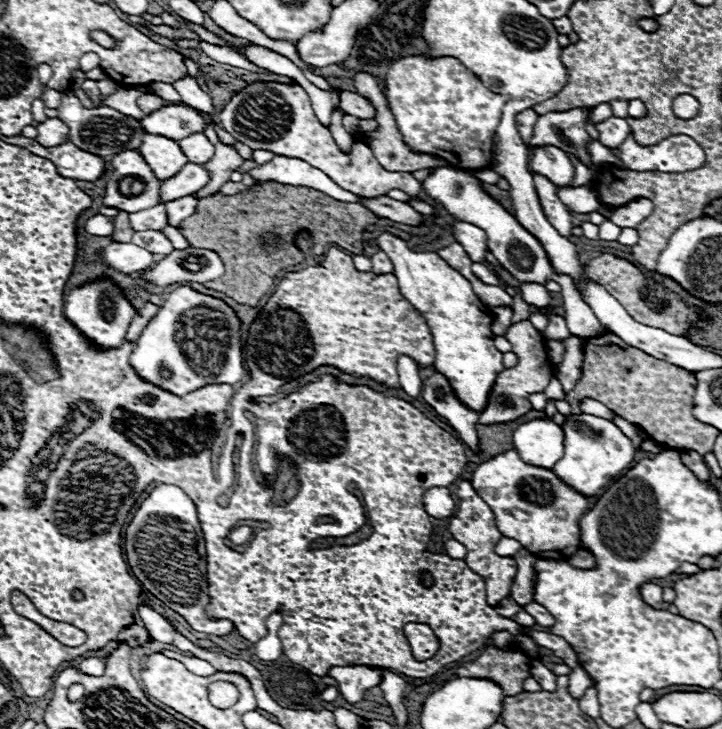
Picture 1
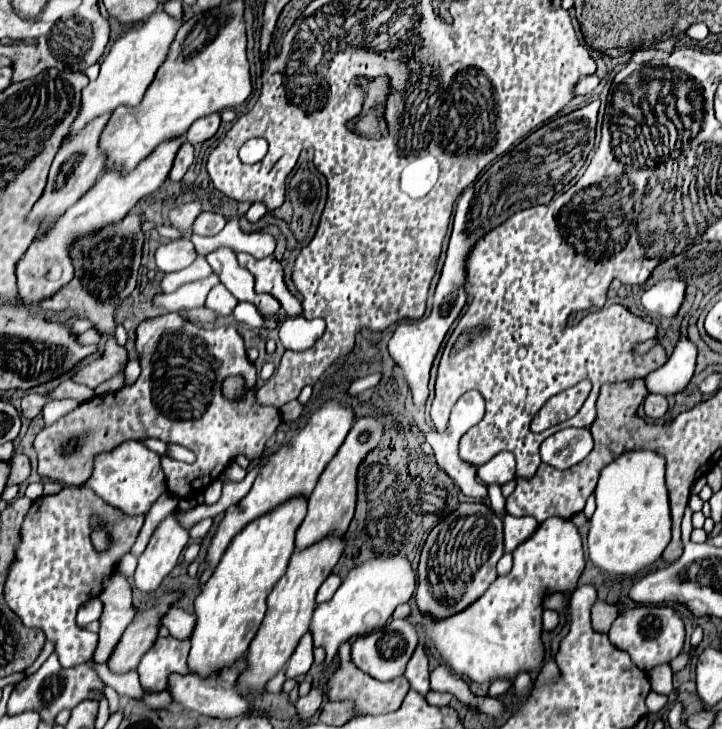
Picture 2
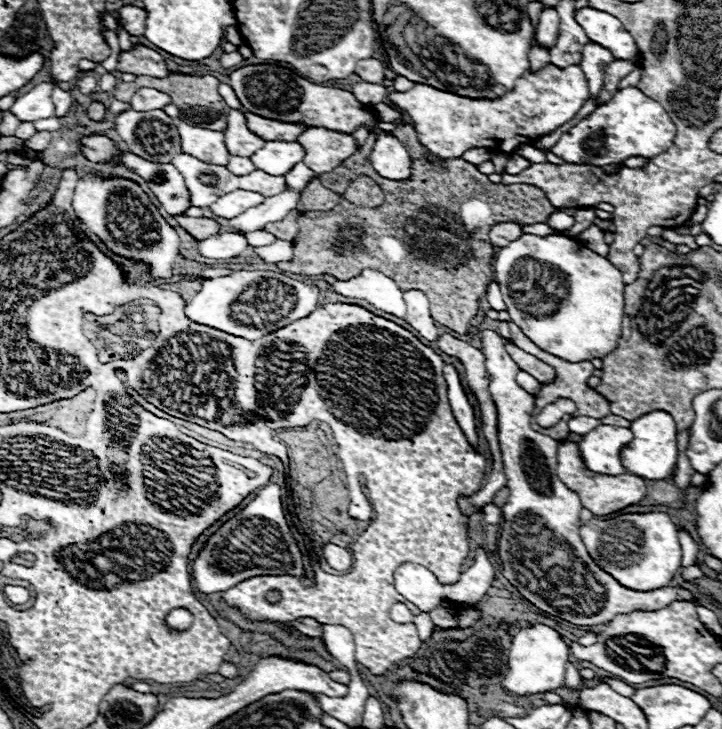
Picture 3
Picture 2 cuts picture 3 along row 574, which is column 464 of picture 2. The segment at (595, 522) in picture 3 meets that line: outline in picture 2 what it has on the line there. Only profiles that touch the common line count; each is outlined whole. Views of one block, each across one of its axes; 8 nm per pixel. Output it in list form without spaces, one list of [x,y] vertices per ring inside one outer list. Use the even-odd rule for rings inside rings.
[[[550,518],[514,550],[514,566],[508,574],[498,576],[486,594],[466,612],[430,624],[422,616],[422,628],[432,638],[442,658],[456,674],[468,676],[470,682],[484,684],[500,678],[516,678],[520,672],[536,668],[542,662],[542,600],[548,592],[570,592],[586,566],[582,538],[572,520]]]

